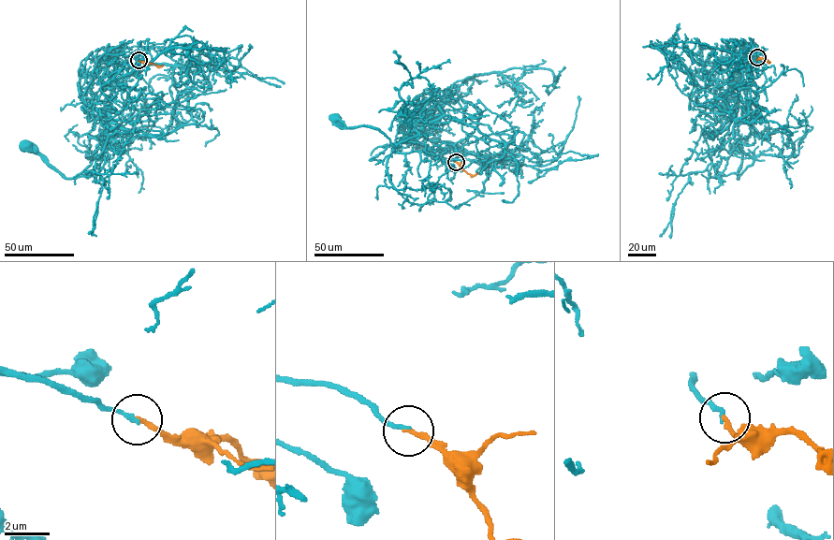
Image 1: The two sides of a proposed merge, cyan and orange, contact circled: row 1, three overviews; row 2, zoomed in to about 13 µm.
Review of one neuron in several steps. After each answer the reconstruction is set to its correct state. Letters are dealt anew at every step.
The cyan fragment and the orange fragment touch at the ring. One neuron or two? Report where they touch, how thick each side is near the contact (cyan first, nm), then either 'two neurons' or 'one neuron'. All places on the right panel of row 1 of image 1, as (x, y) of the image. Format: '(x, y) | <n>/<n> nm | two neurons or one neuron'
(757, 57) | 190/220 nm | one neuron

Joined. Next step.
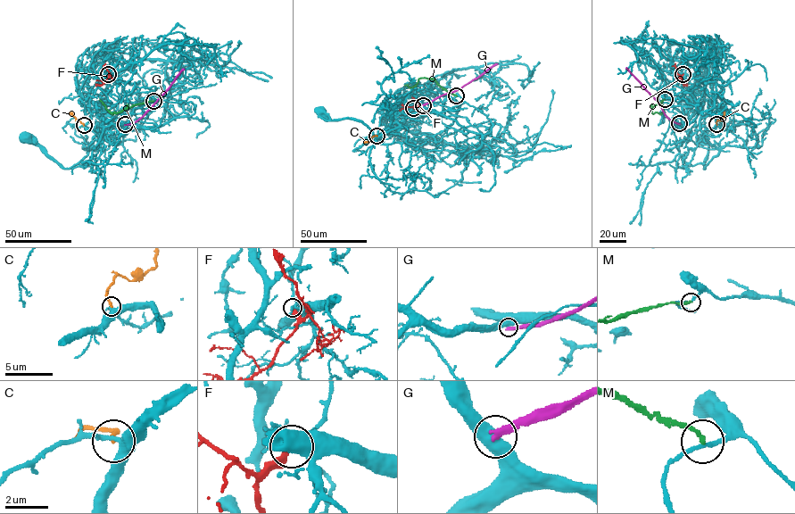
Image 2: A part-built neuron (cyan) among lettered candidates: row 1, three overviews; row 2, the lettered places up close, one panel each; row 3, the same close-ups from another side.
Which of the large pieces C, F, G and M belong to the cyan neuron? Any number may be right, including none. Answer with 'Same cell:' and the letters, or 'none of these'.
Same cell: none of these

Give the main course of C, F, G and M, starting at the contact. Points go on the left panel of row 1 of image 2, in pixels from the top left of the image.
C: (83, 125), (69, 112)
F: (108, 74), (104, 83), (95, 84)
G: (125, 124), (141, 118), (184, 69)
M: (153, 101), (115, 113), (110, 112), (99, 99)

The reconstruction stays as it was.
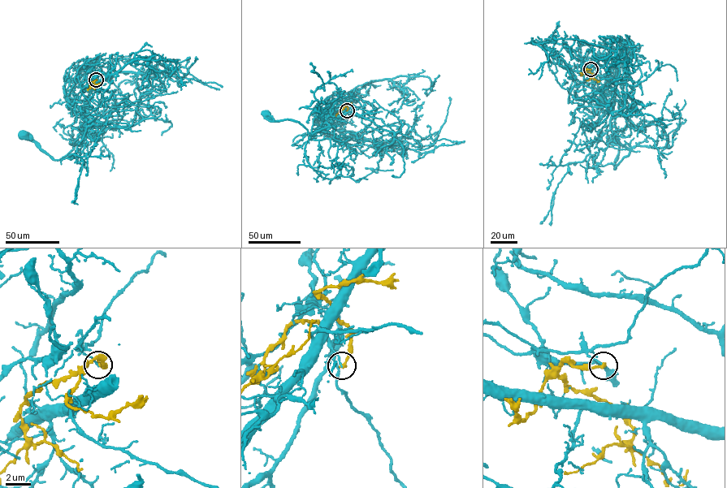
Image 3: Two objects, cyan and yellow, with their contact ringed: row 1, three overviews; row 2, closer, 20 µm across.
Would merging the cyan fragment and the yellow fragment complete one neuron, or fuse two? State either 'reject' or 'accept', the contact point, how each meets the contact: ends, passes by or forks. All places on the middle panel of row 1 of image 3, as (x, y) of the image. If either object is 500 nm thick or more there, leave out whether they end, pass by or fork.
reject; at (347, 110); cyan ends there; yellow ends there

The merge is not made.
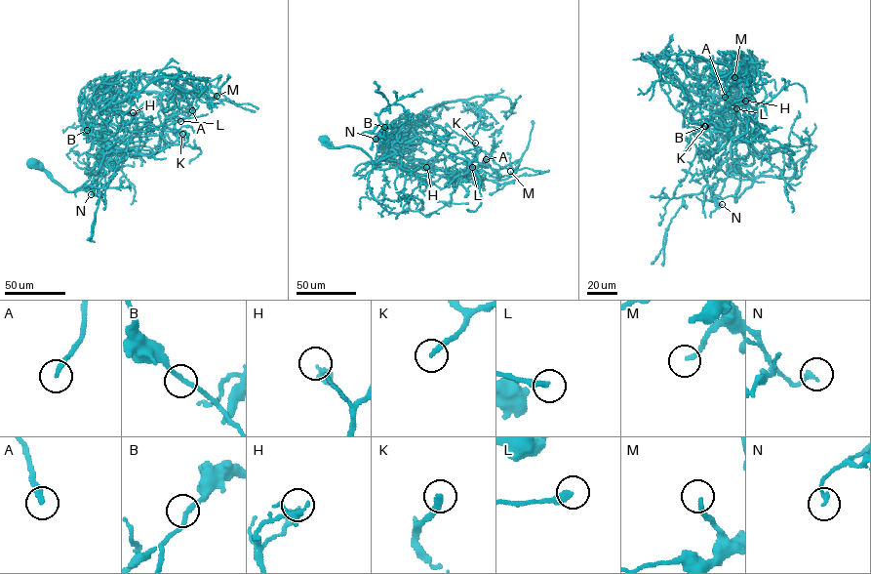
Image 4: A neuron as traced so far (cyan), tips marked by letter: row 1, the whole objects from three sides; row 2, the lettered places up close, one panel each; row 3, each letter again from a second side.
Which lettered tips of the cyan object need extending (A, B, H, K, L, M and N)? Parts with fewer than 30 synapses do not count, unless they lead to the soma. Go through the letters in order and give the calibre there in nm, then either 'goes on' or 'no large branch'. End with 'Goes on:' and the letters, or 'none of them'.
A: 260 nm | goes on
B: 190 nm | no large branch
H: 380 nm | no large branch
K: 280 nm | goes on
L: 320 nm | no large branch
M: 200 nm | no large branch
N: 200 nm | no large branch
Goes on: A, K

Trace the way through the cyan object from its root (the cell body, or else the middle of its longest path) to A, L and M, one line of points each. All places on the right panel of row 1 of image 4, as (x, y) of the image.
A: (732, 169), (735, 201), (752, 181), (706, 171), (696, 152), (747, 130), (749, 81), (725, 97)
L: (732, 169), (735, 201), (752, 181), (706, 171), (696, 152), (720, 150), (731, 133), (721, 115), (736, 108)
M: (732, 169), (735, 201), (752, 181), (706, 171), (696, 152), (747, 130), (745, 65), (734, 77)

